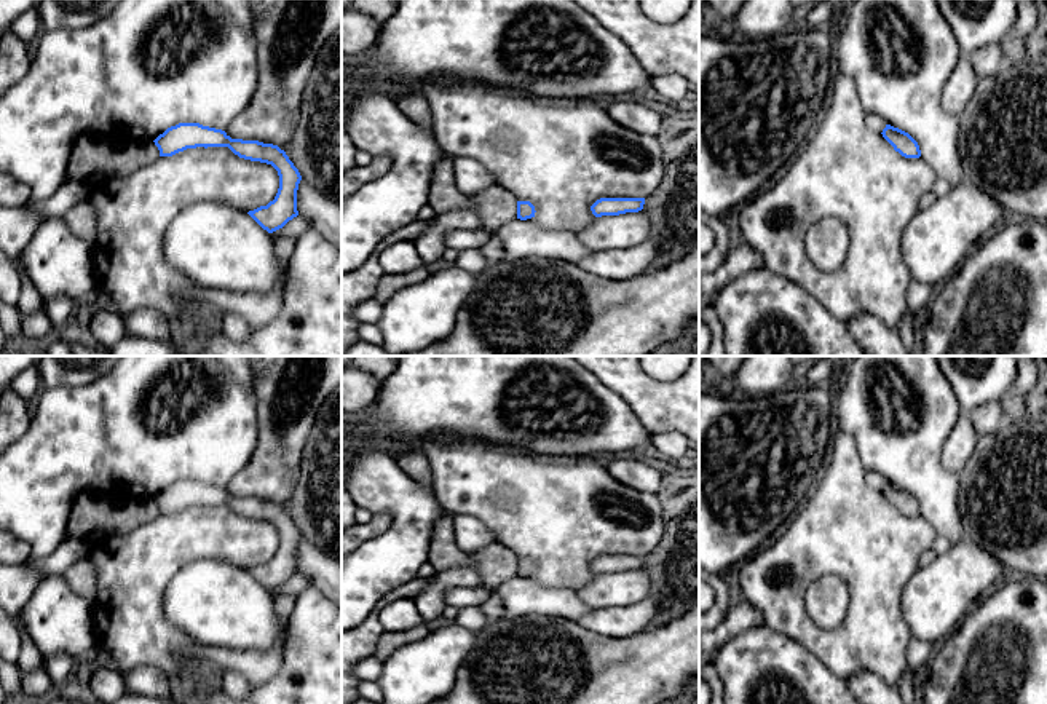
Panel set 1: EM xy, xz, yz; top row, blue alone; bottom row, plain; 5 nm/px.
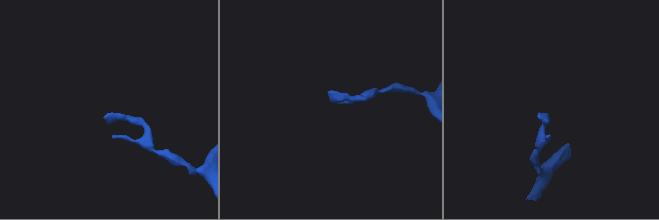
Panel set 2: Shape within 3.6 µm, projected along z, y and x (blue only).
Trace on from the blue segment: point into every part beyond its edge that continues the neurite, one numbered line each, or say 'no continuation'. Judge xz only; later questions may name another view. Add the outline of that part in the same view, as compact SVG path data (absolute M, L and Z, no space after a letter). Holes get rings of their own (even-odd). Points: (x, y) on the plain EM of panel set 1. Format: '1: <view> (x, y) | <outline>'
1: xz (495, 564) | M441 517L431 535L428 562L442 572L452 567L471 567L480 573L482 586L493 591L500 583L517 576L517 557L504 546L493 544L474 554L461 551L455 543L453 517Z

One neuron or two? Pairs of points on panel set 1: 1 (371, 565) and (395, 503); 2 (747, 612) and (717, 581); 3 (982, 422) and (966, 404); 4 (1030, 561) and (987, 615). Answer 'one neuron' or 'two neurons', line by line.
1: one neuron
2: two neurons
3: two neurons
4: two neurons

